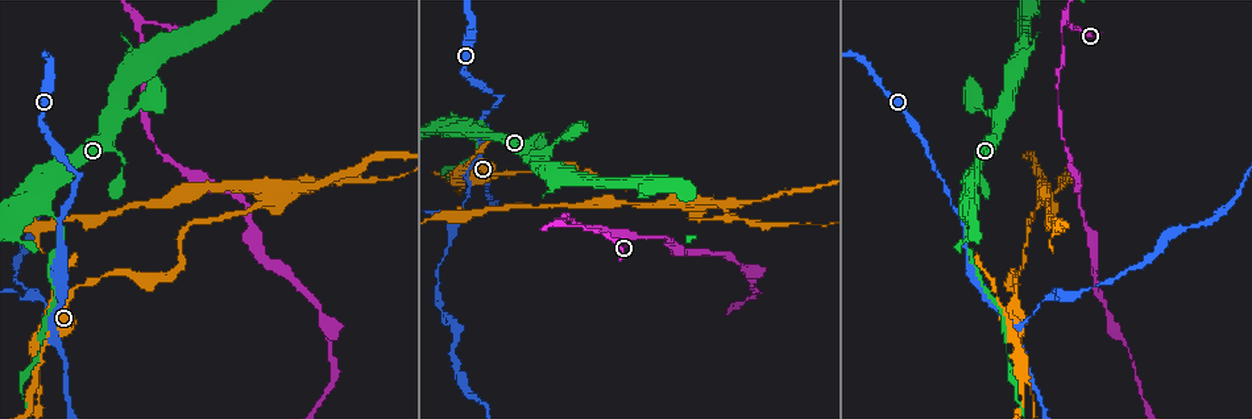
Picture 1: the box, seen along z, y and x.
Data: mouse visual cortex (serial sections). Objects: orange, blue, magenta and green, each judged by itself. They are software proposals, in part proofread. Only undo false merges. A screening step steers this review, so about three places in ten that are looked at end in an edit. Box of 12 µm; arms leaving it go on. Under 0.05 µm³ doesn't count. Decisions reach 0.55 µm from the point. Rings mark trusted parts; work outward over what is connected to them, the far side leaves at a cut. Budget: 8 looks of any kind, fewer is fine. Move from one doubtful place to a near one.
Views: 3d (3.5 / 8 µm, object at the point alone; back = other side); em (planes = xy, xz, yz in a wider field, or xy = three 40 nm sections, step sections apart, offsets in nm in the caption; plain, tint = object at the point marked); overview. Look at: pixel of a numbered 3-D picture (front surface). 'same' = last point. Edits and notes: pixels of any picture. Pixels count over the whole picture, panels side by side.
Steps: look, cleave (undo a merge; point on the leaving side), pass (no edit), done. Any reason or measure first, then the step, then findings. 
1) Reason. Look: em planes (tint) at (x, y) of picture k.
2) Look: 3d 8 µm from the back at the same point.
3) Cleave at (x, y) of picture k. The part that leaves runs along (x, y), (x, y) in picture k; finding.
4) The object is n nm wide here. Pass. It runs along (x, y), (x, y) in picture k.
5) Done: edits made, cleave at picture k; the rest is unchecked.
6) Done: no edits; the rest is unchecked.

Sharp bend. Look: 3d 3.5 µm at (140, 23) of picture 1.

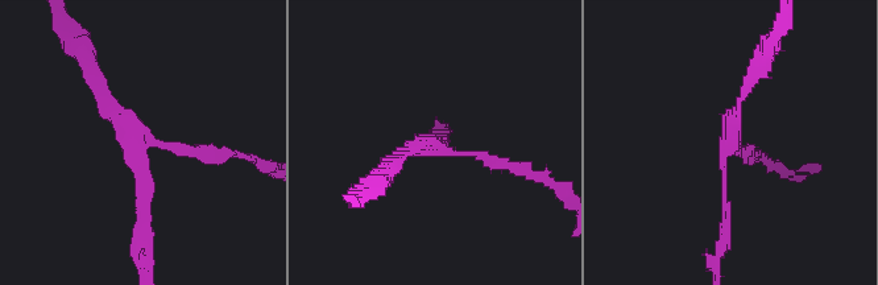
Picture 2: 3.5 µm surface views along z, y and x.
Need the tissue. Look: em xy step 1 (tint) at (136, 145) of picture 2.

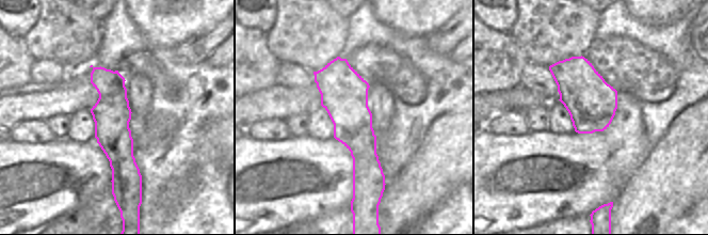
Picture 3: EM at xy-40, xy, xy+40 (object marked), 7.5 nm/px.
Pass. It runs along (219, 153), (139, 145), (143, 230) in picture 2; one cell here.

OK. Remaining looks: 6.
A narrow waist. Look: 3d 8 µm from the back at (1017, 285) of picture 1.

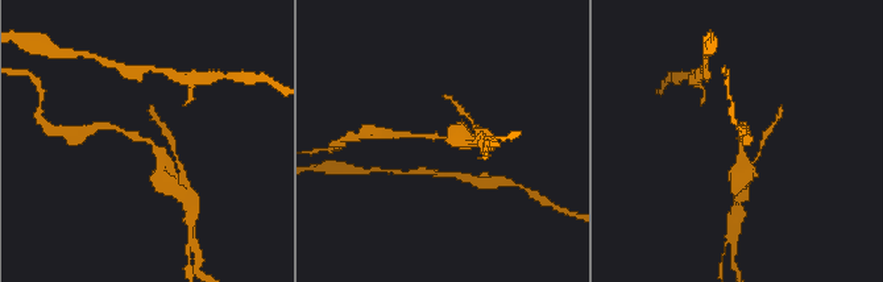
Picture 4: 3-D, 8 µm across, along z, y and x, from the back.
The arms are 150, 300 nm wide. Look: em xy step 3 (tint) at (741, 143) of picture 4.

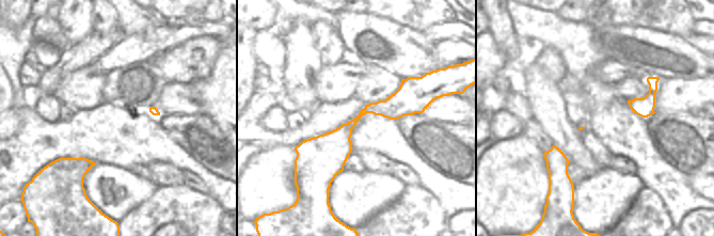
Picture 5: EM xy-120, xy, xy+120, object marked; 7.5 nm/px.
Pass. All the same cell.

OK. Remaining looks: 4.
Look: 3d 3.5 µm at (1023, 377) of picture 1.

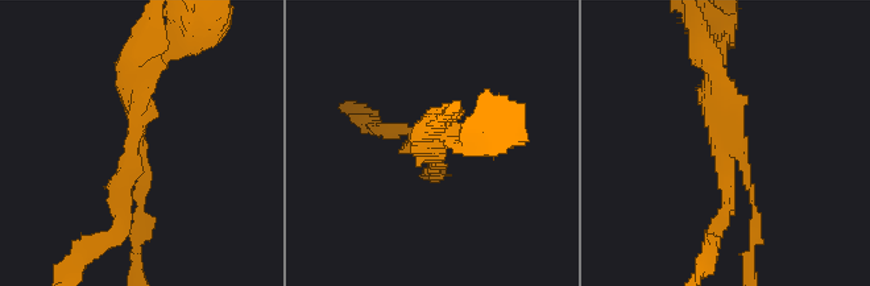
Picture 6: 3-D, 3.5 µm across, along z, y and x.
3 arms meet here; the arms are 100, 150, 250 nm wide. Look: em xy step 3 (tint) at (432, 156) of picture 6.

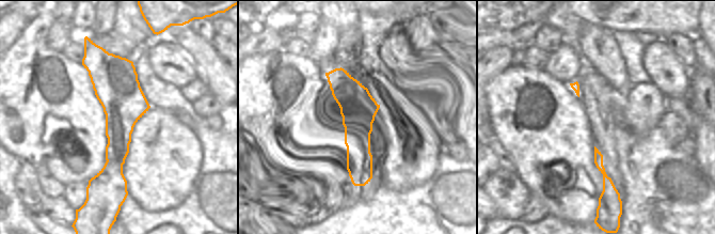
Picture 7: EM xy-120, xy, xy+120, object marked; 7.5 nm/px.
Cleave at (140, 210) of picture 6. A border runs along (107, 160), (122, 165) in picture 7; a second cell is stuck on.

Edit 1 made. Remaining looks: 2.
Done: edits made, cleave at picture 6; the rest is unchecked.

